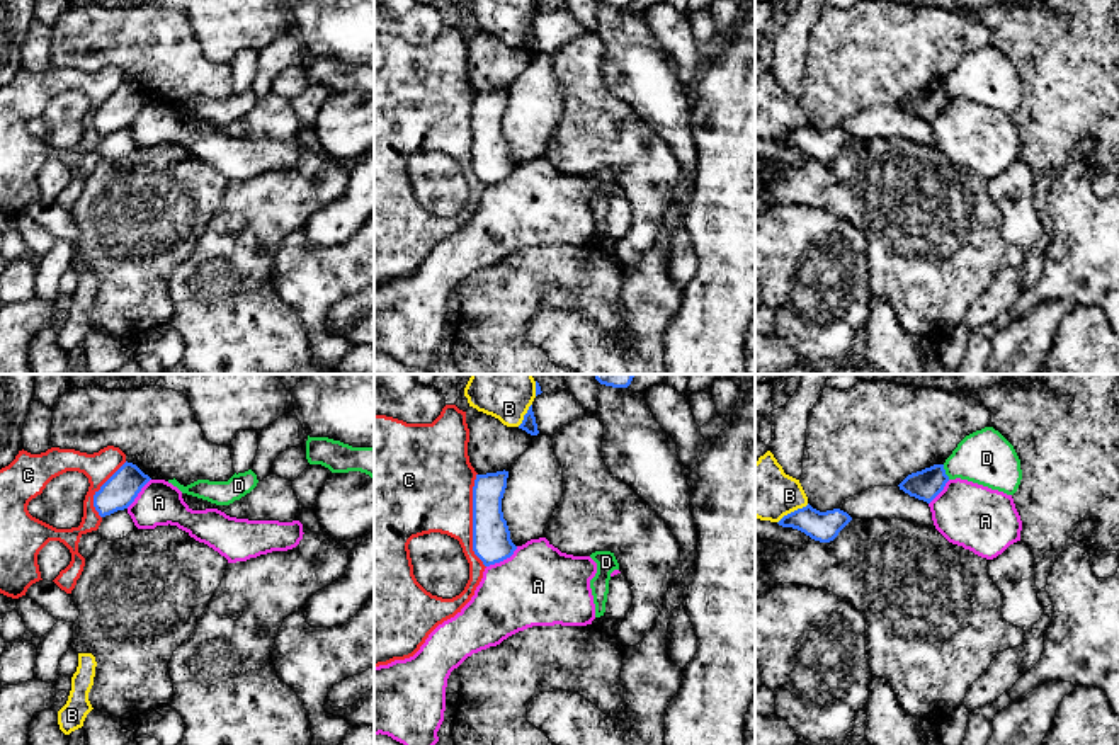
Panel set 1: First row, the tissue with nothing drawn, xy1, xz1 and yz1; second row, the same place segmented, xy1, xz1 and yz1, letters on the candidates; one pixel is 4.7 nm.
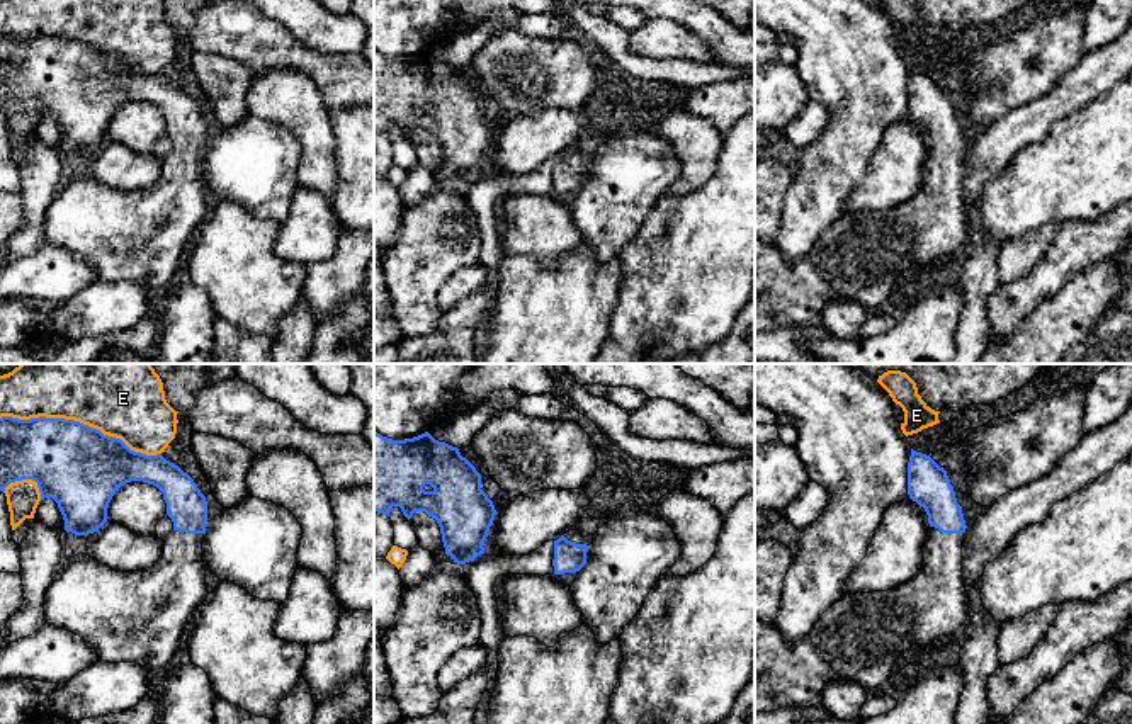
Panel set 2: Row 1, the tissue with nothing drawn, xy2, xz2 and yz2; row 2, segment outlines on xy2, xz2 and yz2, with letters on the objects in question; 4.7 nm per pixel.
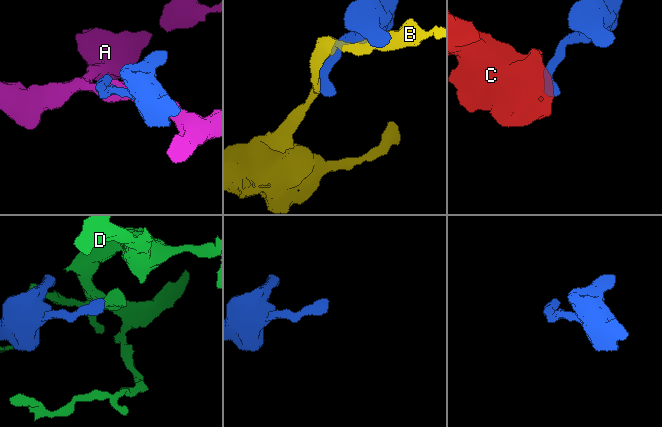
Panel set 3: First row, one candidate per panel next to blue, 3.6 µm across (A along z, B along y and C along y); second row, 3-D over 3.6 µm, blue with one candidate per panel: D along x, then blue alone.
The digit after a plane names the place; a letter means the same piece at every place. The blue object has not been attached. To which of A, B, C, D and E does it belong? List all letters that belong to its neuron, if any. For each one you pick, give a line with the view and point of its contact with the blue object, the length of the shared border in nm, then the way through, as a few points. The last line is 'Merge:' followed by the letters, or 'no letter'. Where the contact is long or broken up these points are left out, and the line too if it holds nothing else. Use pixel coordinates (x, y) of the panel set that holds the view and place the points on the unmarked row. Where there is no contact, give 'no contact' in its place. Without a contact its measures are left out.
Merge: no letter

